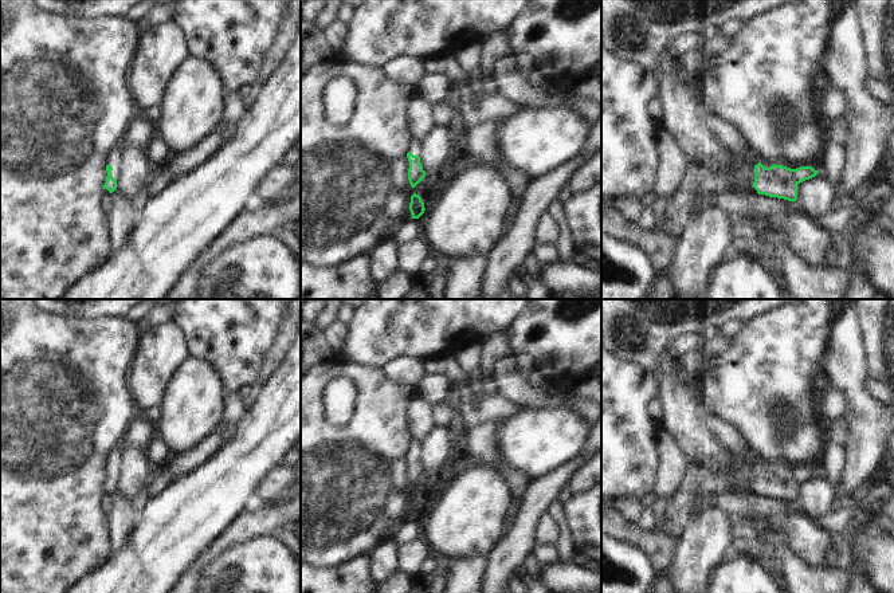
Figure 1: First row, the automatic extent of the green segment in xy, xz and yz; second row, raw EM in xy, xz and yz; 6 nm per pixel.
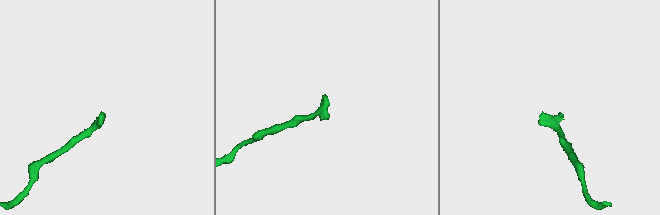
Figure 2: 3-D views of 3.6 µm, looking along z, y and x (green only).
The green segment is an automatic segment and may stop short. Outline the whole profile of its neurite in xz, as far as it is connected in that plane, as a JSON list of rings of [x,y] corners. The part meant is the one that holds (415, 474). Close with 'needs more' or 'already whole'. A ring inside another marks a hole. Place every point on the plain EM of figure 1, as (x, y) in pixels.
[[[412,439],[407,453],[407,459],[409,462],[408,480],[412,488],[415,488],[426,478],[426,472],[423,471],[419,456],[420,441]]]; needs more

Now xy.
[[[115,447],[106,457],[106,483],[103,490],[113,494],[117,490],[117,479],[119,476],[119,464],[122,460],[122,447]]]; needs more

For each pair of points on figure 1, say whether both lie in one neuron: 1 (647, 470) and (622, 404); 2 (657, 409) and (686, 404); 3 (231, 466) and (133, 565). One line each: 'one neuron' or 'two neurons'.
1: one neuron
2: two neurons
3: one neuron

